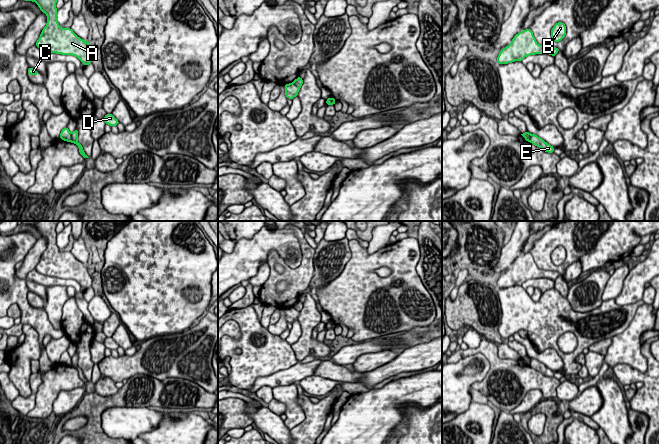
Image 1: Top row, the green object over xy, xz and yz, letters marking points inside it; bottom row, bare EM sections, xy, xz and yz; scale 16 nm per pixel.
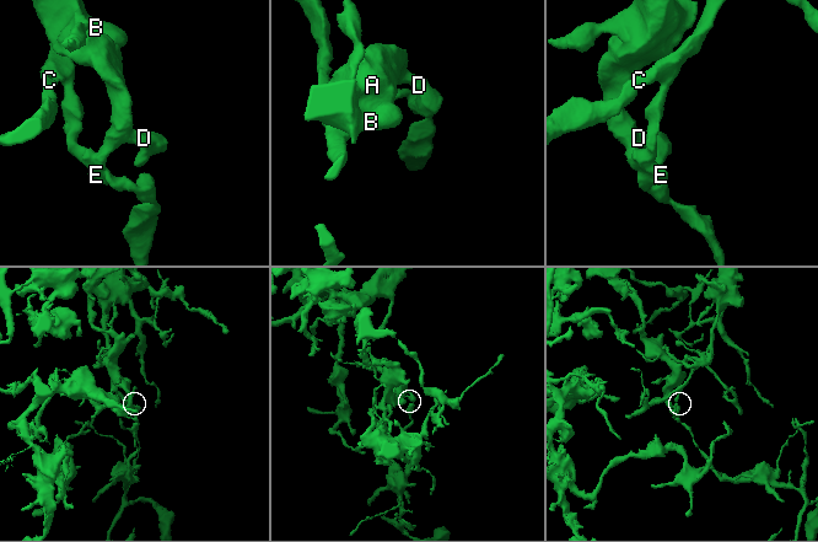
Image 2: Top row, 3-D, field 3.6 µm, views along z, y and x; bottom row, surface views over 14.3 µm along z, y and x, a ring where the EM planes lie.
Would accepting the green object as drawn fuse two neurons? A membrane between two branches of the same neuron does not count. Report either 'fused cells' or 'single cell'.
single cell

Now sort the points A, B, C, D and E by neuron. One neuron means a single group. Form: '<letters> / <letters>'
A B C D E

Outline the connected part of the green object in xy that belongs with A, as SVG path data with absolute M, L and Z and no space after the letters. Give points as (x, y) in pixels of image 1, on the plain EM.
M22 221L25 225L33 225L47 239L47 248L43 252L35 269L43 275L73 279L85 290L92 287L89 274L90 266L78 261L72 253L61 252L57 246L56 226L60 221Z

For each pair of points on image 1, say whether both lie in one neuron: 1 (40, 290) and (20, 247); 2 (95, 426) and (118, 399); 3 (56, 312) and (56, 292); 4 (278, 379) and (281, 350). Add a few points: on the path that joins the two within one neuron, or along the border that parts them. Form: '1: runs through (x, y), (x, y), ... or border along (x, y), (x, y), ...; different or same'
1: border along (26, 281), (26, 286), (29, 290); different
2: runs through (95, 417), (95, 413), (109, 401); same
3: runs through (56, 307), (56, 297); same
4: border along (298, 361), (286, 368), (257, 378); different

